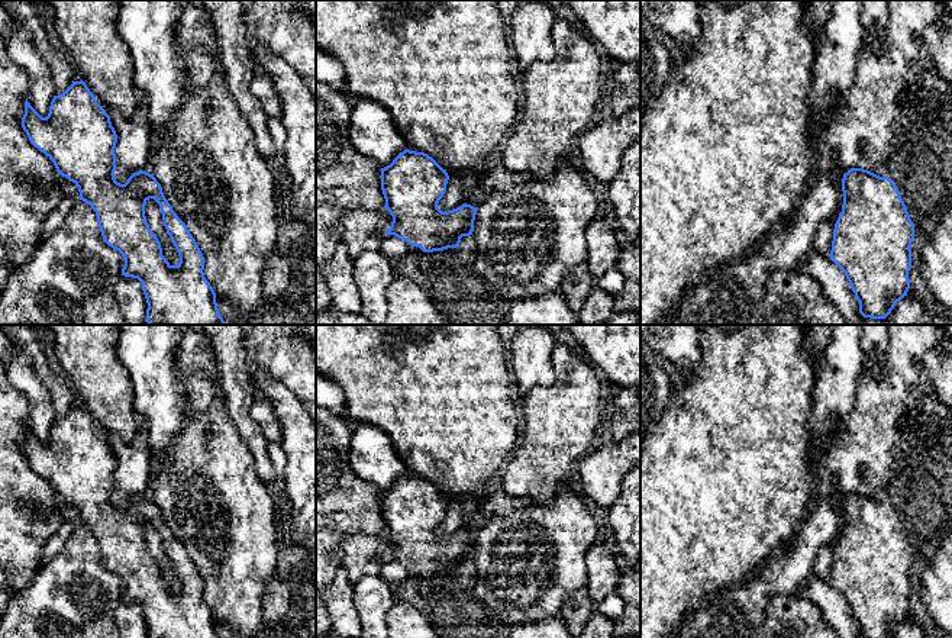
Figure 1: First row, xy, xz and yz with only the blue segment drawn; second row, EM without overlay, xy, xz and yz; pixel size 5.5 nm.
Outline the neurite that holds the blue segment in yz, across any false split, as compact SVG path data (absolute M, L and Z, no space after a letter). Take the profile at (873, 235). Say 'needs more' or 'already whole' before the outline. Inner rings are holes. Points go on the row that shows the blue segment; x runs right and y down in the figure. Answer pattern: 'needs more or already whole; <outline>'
already whole; M864 168L842 178L843 204L835 223L829 257L845 273L864 318L885 319L910 289L914 223L895 183Z

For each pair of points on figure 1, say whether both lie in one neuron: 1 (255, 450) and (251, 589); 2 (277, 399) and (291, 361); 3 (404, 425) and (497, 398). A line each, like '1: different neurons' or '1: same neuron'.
1: different neurons
2: different neurons
3: same neuron

